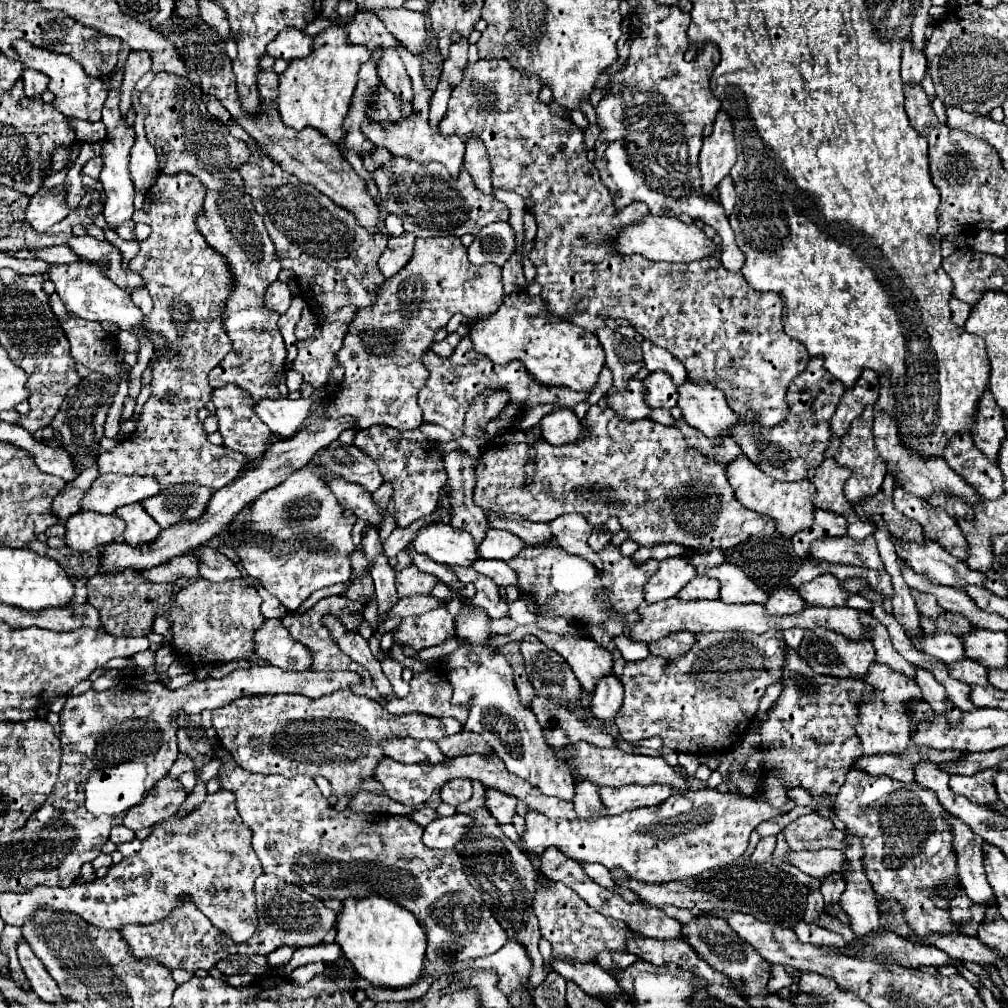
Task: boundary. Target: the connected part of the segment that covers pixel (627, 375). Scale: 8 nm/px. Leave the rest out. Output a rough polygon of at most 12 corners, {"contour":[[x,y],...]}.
{"contour":[[610,327],[596,331],[614,387],[644,367],[640,343]]}

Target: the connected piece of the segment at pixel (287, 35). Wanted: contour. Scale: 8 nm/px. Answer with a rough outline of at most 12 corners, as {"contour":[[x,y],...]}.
{"contour":[[282,31],[266,51],[274,59],[310,55],[310,35]]}

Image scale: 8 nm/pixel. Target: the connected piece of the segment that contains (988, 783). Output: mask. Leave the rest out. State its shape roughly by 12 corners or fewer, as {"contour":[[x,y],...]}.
{"contour":[[994,769],[950,777],[950,789],[976,805],[998,801]]}

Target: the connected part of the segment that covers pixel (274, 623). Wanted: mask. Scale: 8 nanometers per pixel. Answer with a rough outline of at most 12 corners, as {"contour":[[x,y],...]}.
{"contour":[[280,619],[254,631],[254,651],[284,671],[306,671],[310,651]]}

